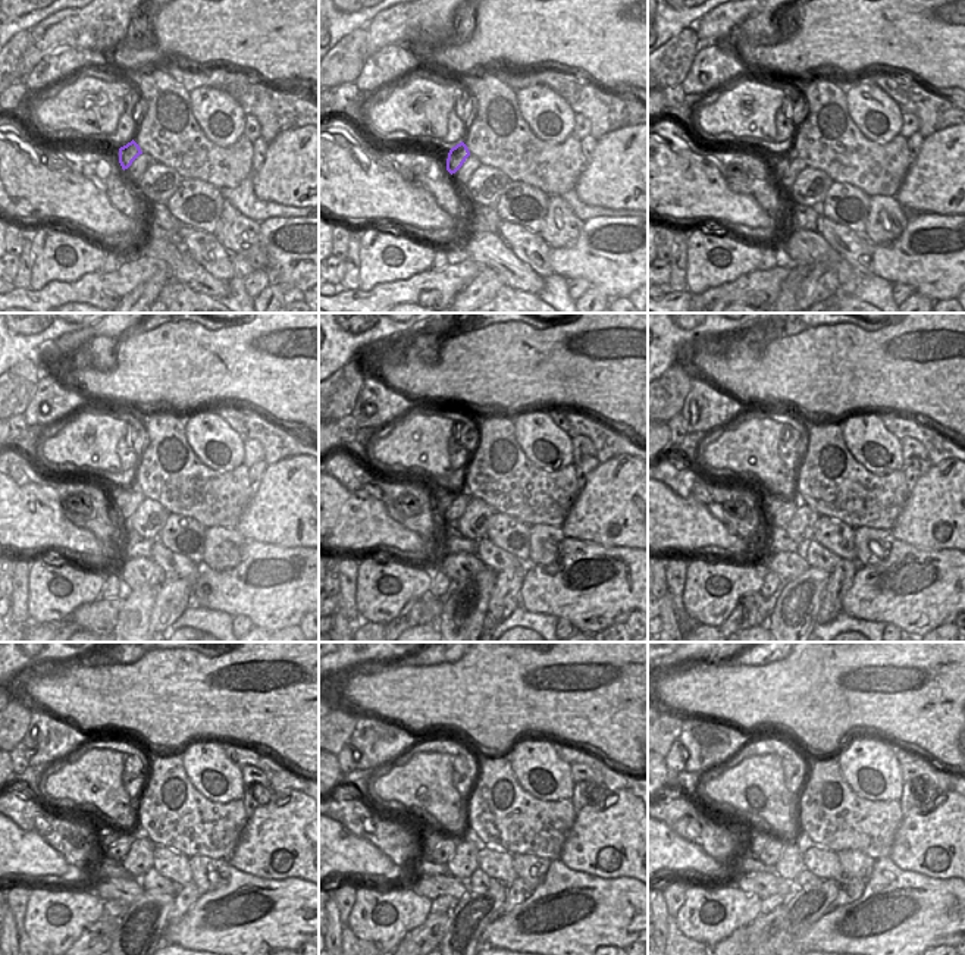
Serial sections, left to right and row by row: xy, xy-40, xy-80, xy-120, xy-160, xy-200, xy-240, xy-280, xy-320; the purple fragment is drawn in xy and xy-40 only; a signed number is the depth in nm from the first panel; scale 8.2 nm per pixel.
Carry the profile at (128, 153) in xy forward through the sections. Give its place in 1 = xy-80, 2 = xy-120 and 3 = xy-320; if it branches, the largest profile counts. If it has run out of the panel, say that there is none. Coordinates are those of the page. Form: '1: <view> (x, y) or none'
1: xy-80 (783, 160)
2: xy-120 (121, 495)
3: xy-320 (758, 839)

